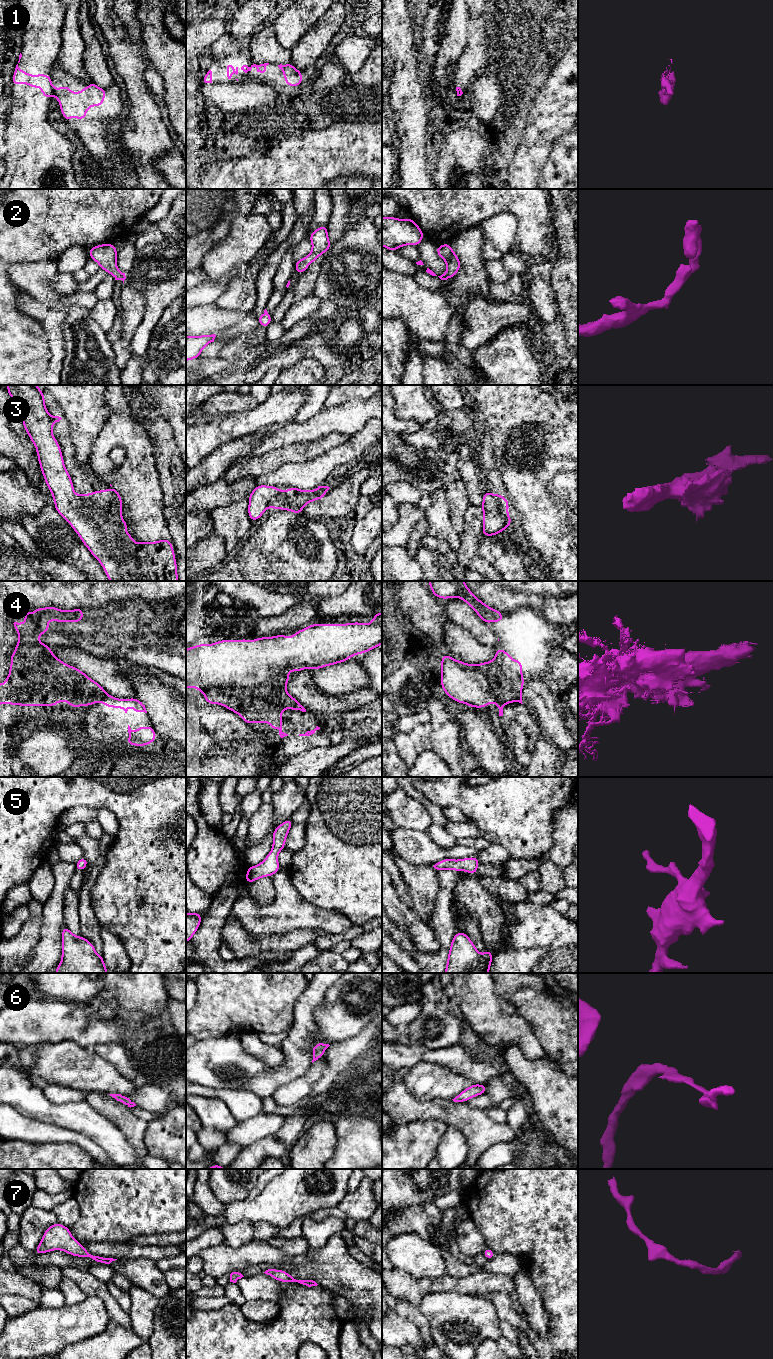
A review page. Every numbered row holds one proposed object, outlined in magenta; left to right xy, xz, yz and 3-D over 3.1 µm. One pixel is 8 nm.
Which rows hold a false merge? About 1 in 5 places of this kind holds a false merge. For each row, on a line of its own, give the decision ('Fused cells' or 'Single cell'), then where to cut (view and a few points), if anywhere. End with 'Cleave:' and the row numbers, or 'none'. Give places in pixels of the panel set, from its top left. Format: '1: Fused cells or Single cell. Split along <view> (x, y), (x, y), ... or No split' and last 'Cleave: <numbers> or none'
1: Fused cells. Split along xy (52, 87), (53, 90)
2: Single cell. No split
3: Single cell. No split
4: Fused cells. Split along yz (467, 664), (482, 672), (498, 665), (494, 681), (510, 700)
5: Single cell. No split
6: Single cell. No split
7: Single cell. No split
Cleave: 1, 4

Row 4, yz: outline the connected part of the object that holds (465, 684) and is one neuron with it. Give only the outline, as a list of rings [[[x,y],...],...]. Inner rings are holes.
[[[443,655],[442,673],[440,684],[445,692],[452,700],[466,704],[473,708],[484,708],[489,703],[493,703],[493,699],[498,701],[510,701],[509,695],[500,688],[495,682],[495,672],[500,670],[500,666],[496,666],[494,662],[489,663],[482,673],[478,669],[469,666],[461,660],[454,660],[451,655]]]

